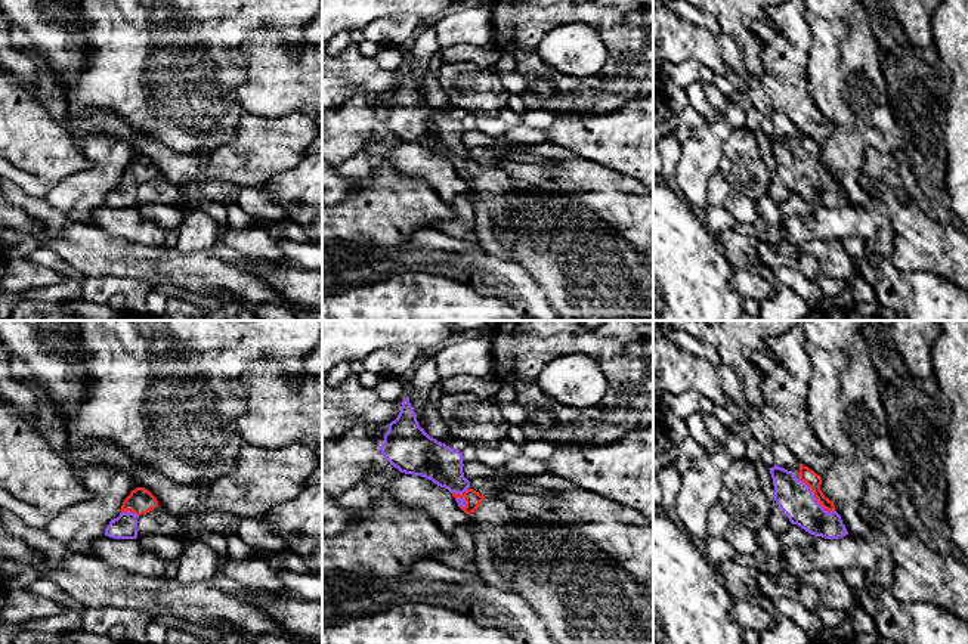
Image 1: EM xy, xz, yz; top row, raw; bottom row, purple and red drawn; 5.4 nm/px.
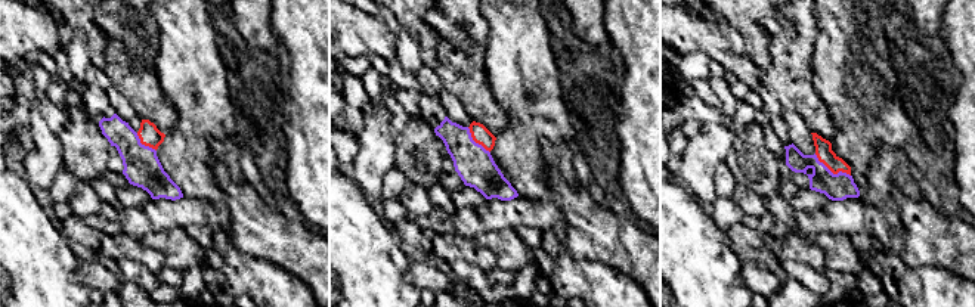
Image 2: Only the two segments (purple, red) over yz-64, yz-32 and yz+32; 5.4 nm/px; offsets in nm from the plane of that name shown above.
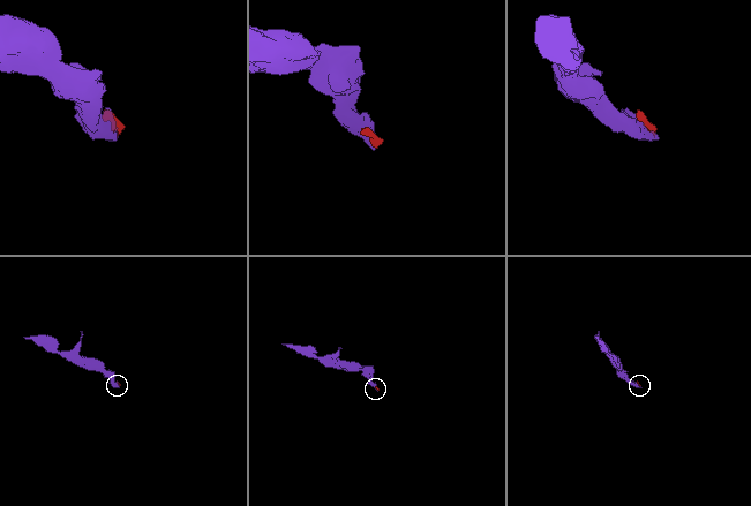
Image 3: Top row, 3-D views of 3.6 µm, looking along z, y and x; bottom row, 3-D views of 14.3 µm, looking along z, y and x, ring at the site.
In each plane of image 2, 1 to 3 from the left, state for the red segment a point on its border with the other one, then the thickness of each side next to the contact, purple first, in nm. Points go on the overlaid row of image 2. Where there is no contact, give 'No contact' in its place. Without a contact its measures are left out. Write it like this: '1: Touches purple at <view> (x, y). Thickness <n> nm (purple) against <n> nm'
1: Touches purple at yz-64 (144, 145). Thickness 200 nm (purple) against 120 nm
2: Touches purple at yz-32 (474, 142). Thickness 200 nm (purple) against 100 nm
3: Touches purple at yz+32 (830, 171). Thickness 150 nm (purple) against 100 nm

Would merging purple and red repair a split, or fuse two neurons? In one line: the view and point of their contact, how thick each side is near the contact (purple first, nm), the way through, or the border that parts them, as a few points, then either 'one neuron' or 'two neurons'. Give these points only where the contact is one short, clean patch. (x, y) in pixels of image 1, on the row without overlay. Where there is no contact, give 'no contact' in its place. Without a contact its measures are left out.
contact yz (815, 167); calibres 190 and 80 nm; way yz (794, 166), (815, 167), (809, 158), (806, 144); one neuron

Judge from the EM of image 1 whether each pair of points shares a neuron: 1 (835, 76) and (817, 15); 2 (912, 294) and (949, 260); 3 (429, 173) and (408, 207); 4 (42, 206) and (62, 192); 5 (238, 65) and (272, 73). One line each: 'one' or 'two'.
1: one
2: two
3: two
4: two
5: two

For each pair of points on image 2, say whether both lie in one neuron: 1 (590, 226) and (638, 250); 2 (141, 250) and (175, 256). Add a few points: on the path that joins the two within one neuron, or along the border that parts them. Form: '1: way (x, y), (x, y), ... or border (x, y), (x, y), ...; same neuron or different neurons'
1: way (601, 238), (610, 247), (627, 248); same neuron
2: border (139, 241), (155, 248), (161, 254), (164, 264); different neurons

